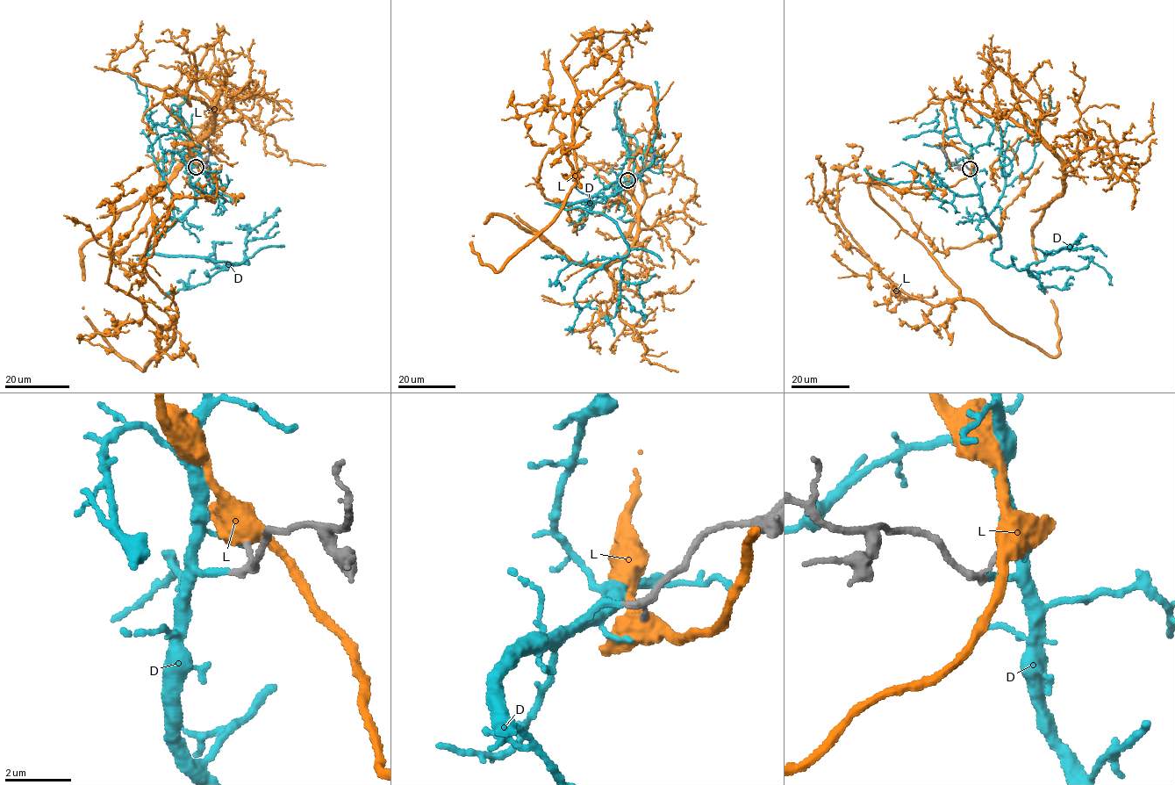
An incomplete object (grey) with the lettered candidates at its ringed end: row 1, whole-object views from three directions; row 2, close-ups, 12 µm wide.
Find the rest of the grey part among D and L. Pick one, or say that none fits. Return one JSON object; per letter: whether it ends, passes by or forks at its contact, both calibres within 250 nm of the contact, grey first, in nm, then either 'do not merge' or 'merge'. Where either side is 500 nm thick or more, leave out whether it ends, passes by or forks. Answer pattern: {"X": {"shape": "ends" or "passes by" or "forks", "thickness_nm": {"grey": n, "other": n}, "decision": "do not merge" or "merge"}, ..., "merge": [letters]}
{"D": {"shape": "ends", "thickness_nm": {"grey": 180, "other": 200}, "decision": "merge"}, "L": {"thickness_nm": {"grey": 110, "other": 550}, "decision": "do not merge"}, "merge": ["D"]}

